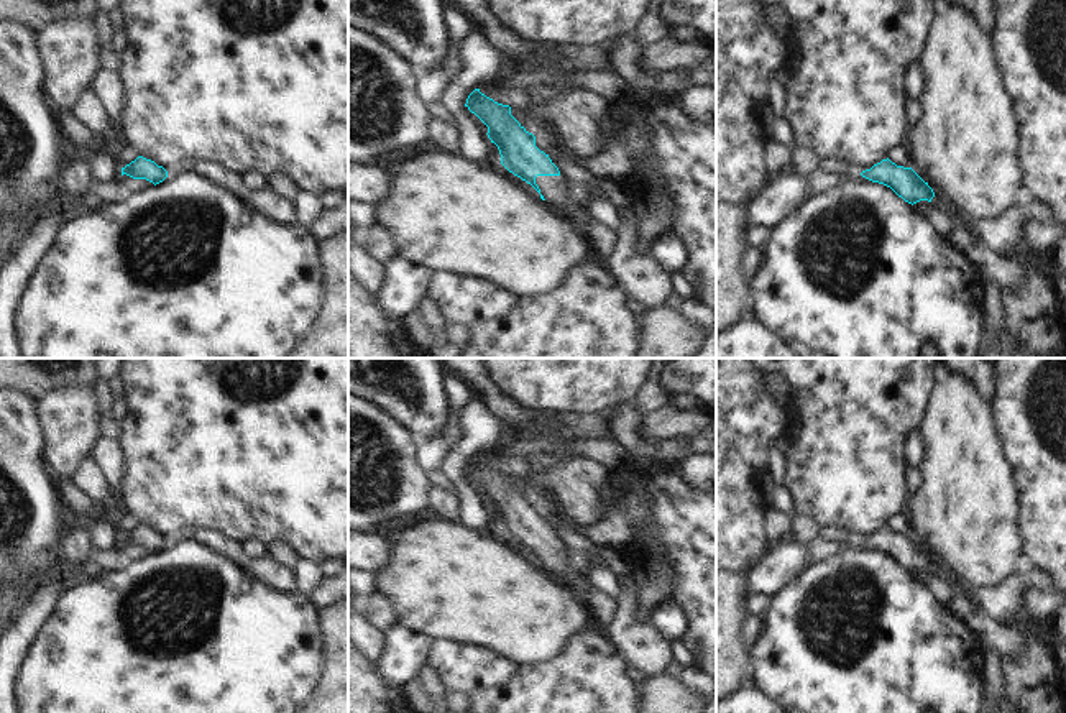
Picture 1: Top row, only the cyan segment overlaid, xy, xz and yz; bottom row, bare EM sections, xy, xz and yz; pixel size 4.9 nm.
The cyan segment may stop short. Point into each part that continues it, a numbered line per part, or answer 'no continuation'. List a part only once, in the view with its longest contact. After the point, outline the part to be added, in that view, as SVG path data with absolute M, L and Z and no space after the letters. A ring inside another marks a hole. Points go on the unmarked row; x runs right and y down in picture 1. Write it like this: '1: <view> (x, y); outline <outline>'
1: xz (554, 557); outline M537 544L535 552L545 570L549 570L557 580L570 585L581 596L591 588L586 575L575 572L568 565L568 547L565 544Z

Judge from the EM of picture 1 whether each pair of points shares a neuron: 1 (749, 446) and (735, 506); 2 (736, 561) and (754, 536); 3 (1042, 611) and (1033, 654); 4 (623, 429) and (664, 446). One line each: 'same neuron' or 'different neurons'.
1: different neurons
2: same neuron
3: different neurons
4: same neuron

